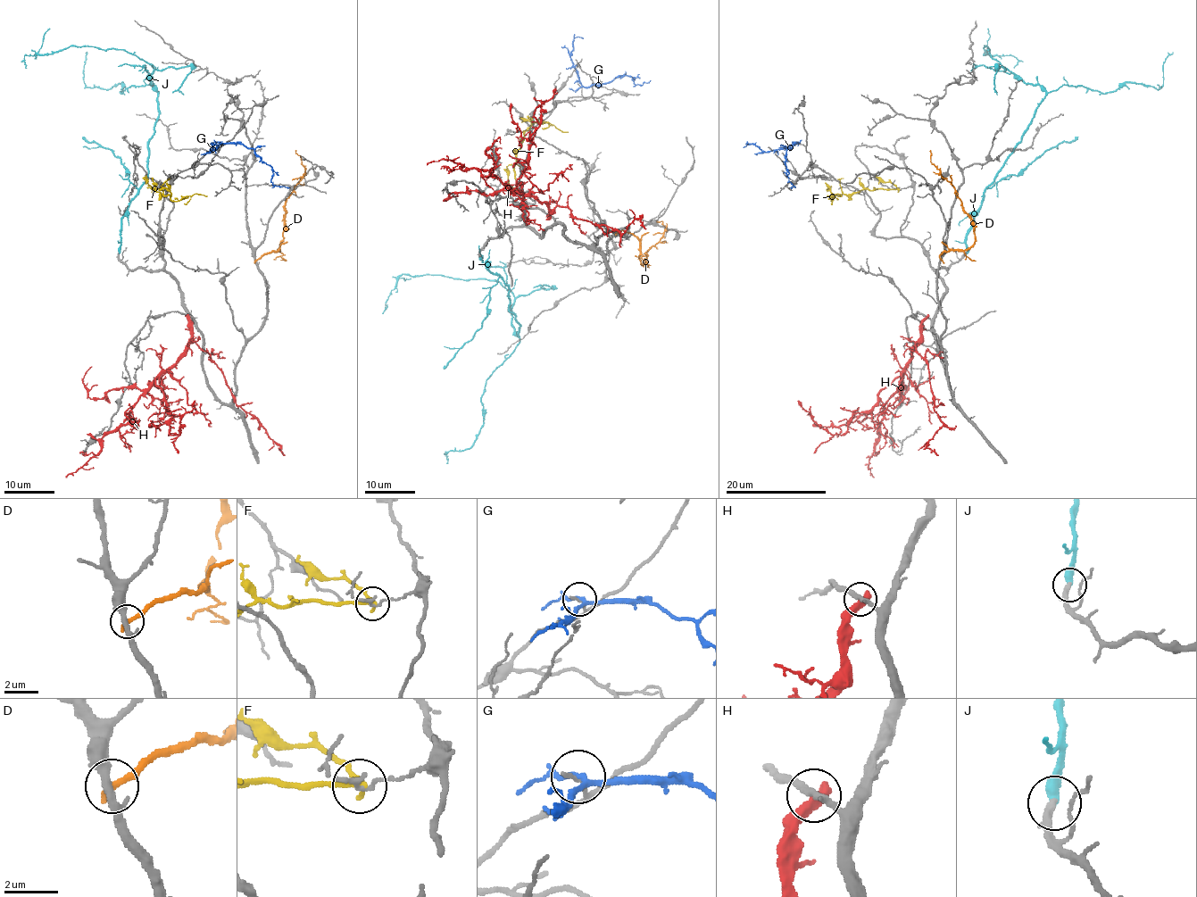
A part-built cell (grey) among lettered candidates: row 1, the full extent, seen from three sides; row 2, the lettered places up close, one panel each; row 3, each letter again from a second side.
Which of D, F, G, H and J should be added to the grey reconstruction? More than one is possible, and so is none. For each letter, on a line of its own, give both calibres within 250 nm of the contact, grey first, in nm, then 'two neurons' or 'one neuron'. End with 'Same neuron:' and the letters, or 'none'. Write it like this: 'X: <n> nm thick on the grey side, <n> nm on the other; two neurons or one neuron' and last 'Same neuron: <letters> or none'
D: 280 nm thick on the grey side, 320 nm on the other; two neurons
F: 150 nm thick on the grey side, 240 nm on the other; two neurons
G: 130 nm thick on the grey side, 180 nm on the other; two neurons
H: 260 nm thick on the grey side, 600 nm on the other; two neurons
J: 320 nm thick on the grey side, 440 nm on the other; one neuron
Same neuron: J

